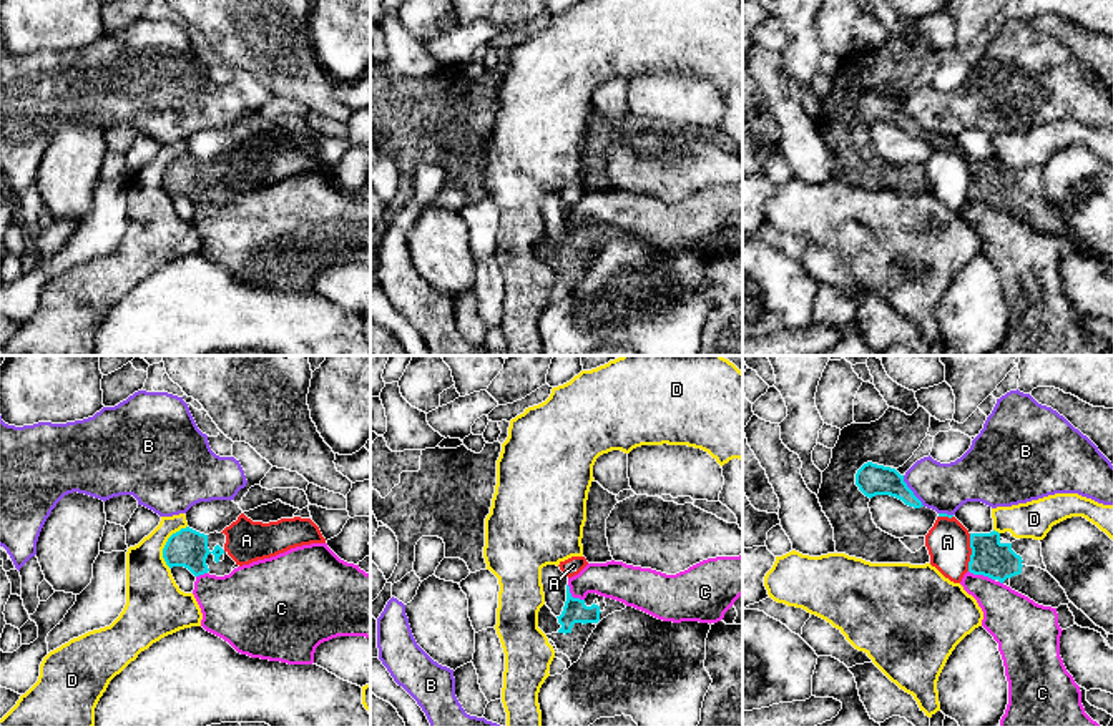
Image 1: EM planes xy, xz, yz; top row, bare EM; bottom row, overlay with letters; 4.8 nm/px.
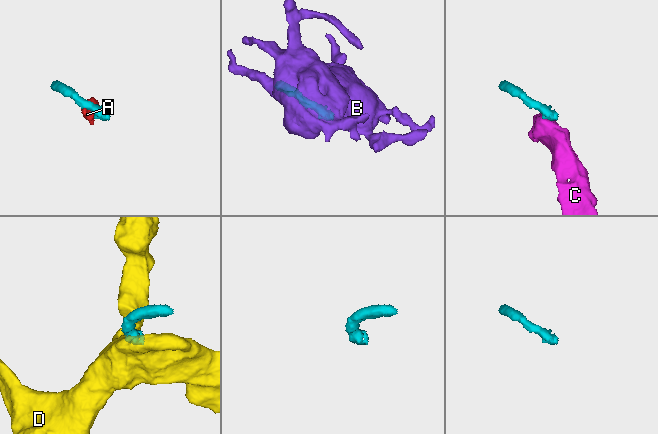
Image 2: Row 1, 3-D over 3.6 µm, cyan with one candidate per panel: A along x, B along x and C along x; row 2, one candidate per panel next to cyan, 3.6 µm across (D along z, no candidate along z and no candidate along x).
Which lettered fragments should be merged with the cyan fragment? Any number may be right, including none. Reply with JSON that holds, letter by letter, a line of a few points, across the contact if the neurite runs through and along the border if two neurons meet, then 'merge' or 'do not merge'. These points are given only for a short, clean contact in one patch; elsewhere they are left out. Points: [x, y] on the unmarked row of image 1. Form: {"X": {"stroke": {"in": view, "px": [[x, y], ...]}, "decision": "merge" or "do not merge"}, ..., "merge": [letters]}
{"A": {"stroke": {"in": "yz", "px": [[970, 161], [967, 198]]}, "decision": "do not merge"}, "B": {"decision": "do not merge"}, "C": {"stroke": {"in": "yz", "px": [[969, 198], [994, 208]]}, "decision": "do not merge"}, "D": {"stroke": {"in": "xy", "px": [[186, 153], [176, 158], [163, 176], [163, 188], [168, 195]]}, "decision": "do not merge"}, "merge": []}

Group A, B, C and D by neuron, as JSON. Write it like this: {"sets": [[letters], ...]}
{"sets": [["A"], ["B"], ["C"], ["D"]]}

